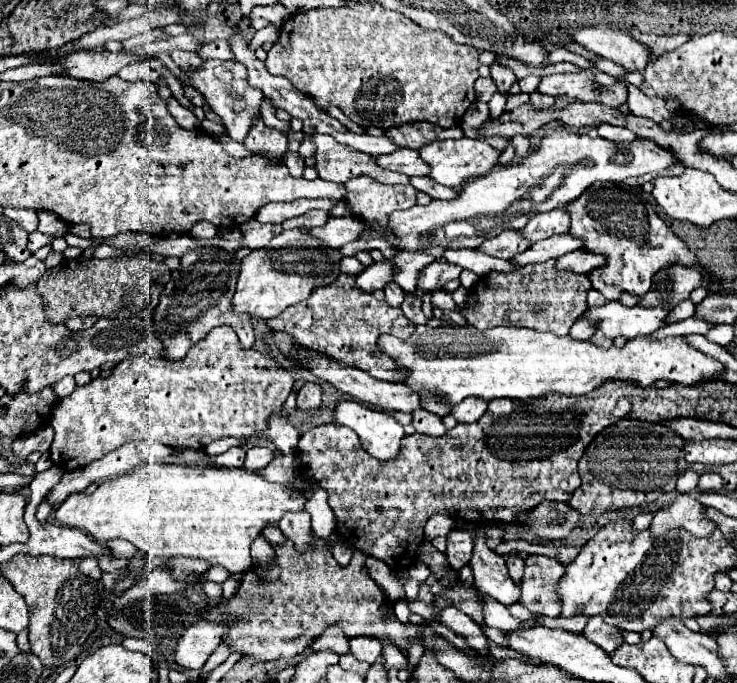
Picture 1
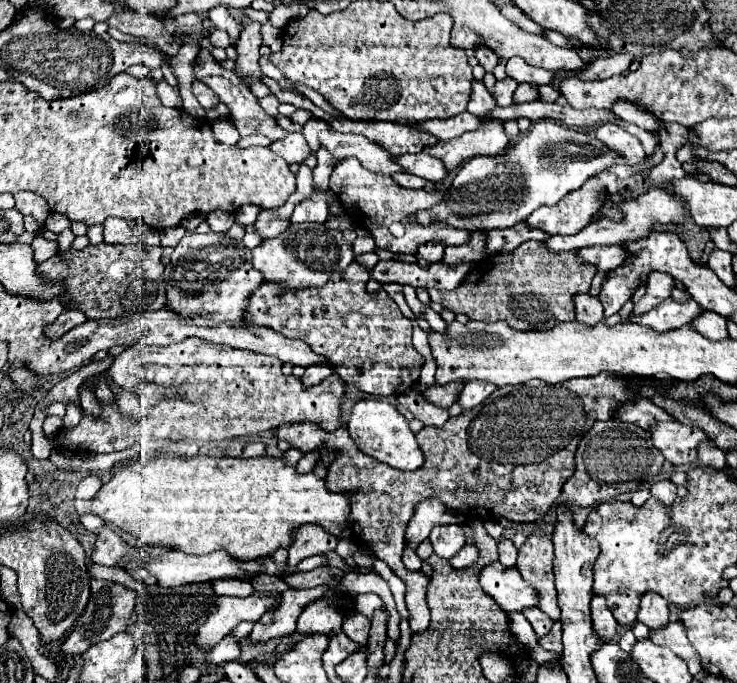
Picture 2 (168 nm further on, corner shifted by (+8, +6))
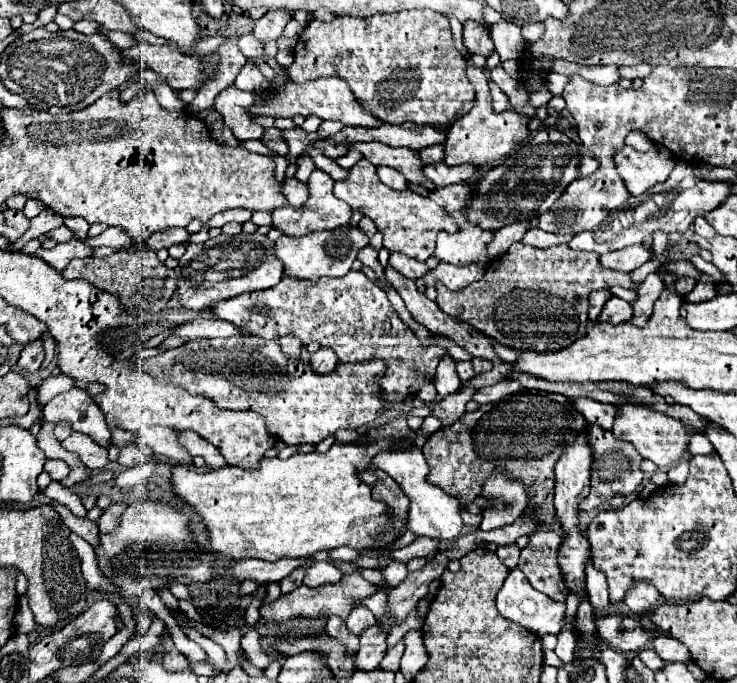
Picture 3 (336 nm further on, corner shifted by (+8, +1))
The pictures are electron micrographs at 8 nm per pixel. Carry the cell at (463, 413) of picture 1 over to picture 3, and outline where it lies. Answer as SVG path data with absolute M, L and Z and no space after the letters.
M508 379L508 381L500 381L492 387L482 387L474 393L472 401L476 401L478 405L484 405L484 403L494 403L494 401L502 401L506 399L508 395L516 393L516 391L522 391L522 385L514 379Z

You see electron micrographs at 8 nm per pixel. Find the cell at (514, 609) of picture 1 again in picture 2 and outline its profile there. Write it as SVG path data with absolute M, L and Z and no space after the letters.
M528 608L528 610L524 610L524 616L526 616L528 622L532 624L538 640L540 640L540 638L552 628L552 624L554 624L554 620L550 620L540 608Z

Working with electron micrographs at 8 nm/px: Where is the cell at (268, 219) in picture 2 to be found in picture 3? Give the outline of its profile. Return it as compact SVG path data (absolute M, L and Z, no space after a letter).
M314 169L310 179L308 179L310 203L306 203L306 209L298 211L298 209L290 209L290 205L286 205L282 209L272 211L272 227L282 231L282 235L302 237L302 235L306 235L310 231L316 231L316 229L336 229L336 227L348 225L350 217L352 217L352 209L346 205L346 201L334 197L332 185L334 185L334 179L328 173L324 173L320 169Z

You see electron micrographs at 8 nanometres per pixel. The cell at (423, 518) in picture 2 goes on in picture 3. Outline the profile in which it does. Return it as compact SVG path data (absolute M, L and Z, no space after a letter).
M408 413L400 415L398 419L388 421L382 427L374 427L374 429L366 431L366 435L362 435L356 443L358 445L370 445L370 447L376 445L378 441L394 443L392 449L380 449L380 453L376 453L372 457L372 461L374 461L372 465L386 471L402 487L402 491L408 495L408 499L410 499L408 531L412 531L418 537L426 535L426 537L436 537L440 541L454 541L460 537L460 531L464 527L462 517L460 517L460 503L456 497L450 497L442 489L426 483L428 465L426 465L426 459L422 455L422 447L418 445L418 433L412 431L406 421L408 421Z

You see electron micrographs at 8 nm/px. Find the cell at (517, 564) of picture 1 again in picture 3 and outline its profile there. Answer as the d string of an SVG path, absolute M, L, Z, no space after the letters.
M506 545L506 547L498 547L496 555L500 557L500 561L508 567L514 569L518 565L518 557L520 557L520 549L516 545Z

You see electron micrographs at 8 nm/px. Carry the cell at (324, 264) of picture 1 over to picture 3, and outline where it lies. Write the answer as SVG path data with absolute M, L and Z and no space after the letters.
M338 227L332 231L314 231L304 237L280 237L274 245L276 257L284 265L284 275L318 283L322 277L342 277L352 269L352 261L360 247L368 245L368 237L358 227Z

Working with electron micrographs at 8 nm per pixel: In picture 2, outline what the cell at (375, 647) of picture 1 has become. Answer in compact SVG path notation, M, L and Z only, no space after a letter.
M354 610L354 612L350 612L350 616L344 616L342 628L344 628L344 632L346 632L346 636L350 640L354 640L360 646L364 646L366 644L366 636L370 632L370 620L364 614Z

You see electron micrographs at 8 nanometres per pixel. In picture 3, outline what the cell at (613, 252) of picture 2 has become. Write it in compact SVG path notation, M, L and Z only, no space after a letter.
M632 245L632 247L624 247L620 251L602 255L600 265L606 269L612 269L612 271L630 273L630 271L638 269L640 265L644 265L648 259L650 259L650 251L644 245Z

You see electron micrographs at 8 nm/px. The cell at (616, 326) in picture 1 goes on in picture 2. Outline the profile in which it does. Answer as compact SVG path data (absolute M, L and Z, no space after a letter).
M668 298L658 308L650 310L648 314L632 316L630 322L646 324L646 326L652 326L658 332L666 332L666 330L674 330L674 328L682 328L682 326L690 324L702 312L704 312L702 306L692 298L686 300L686 302L676 302L676 300Z

